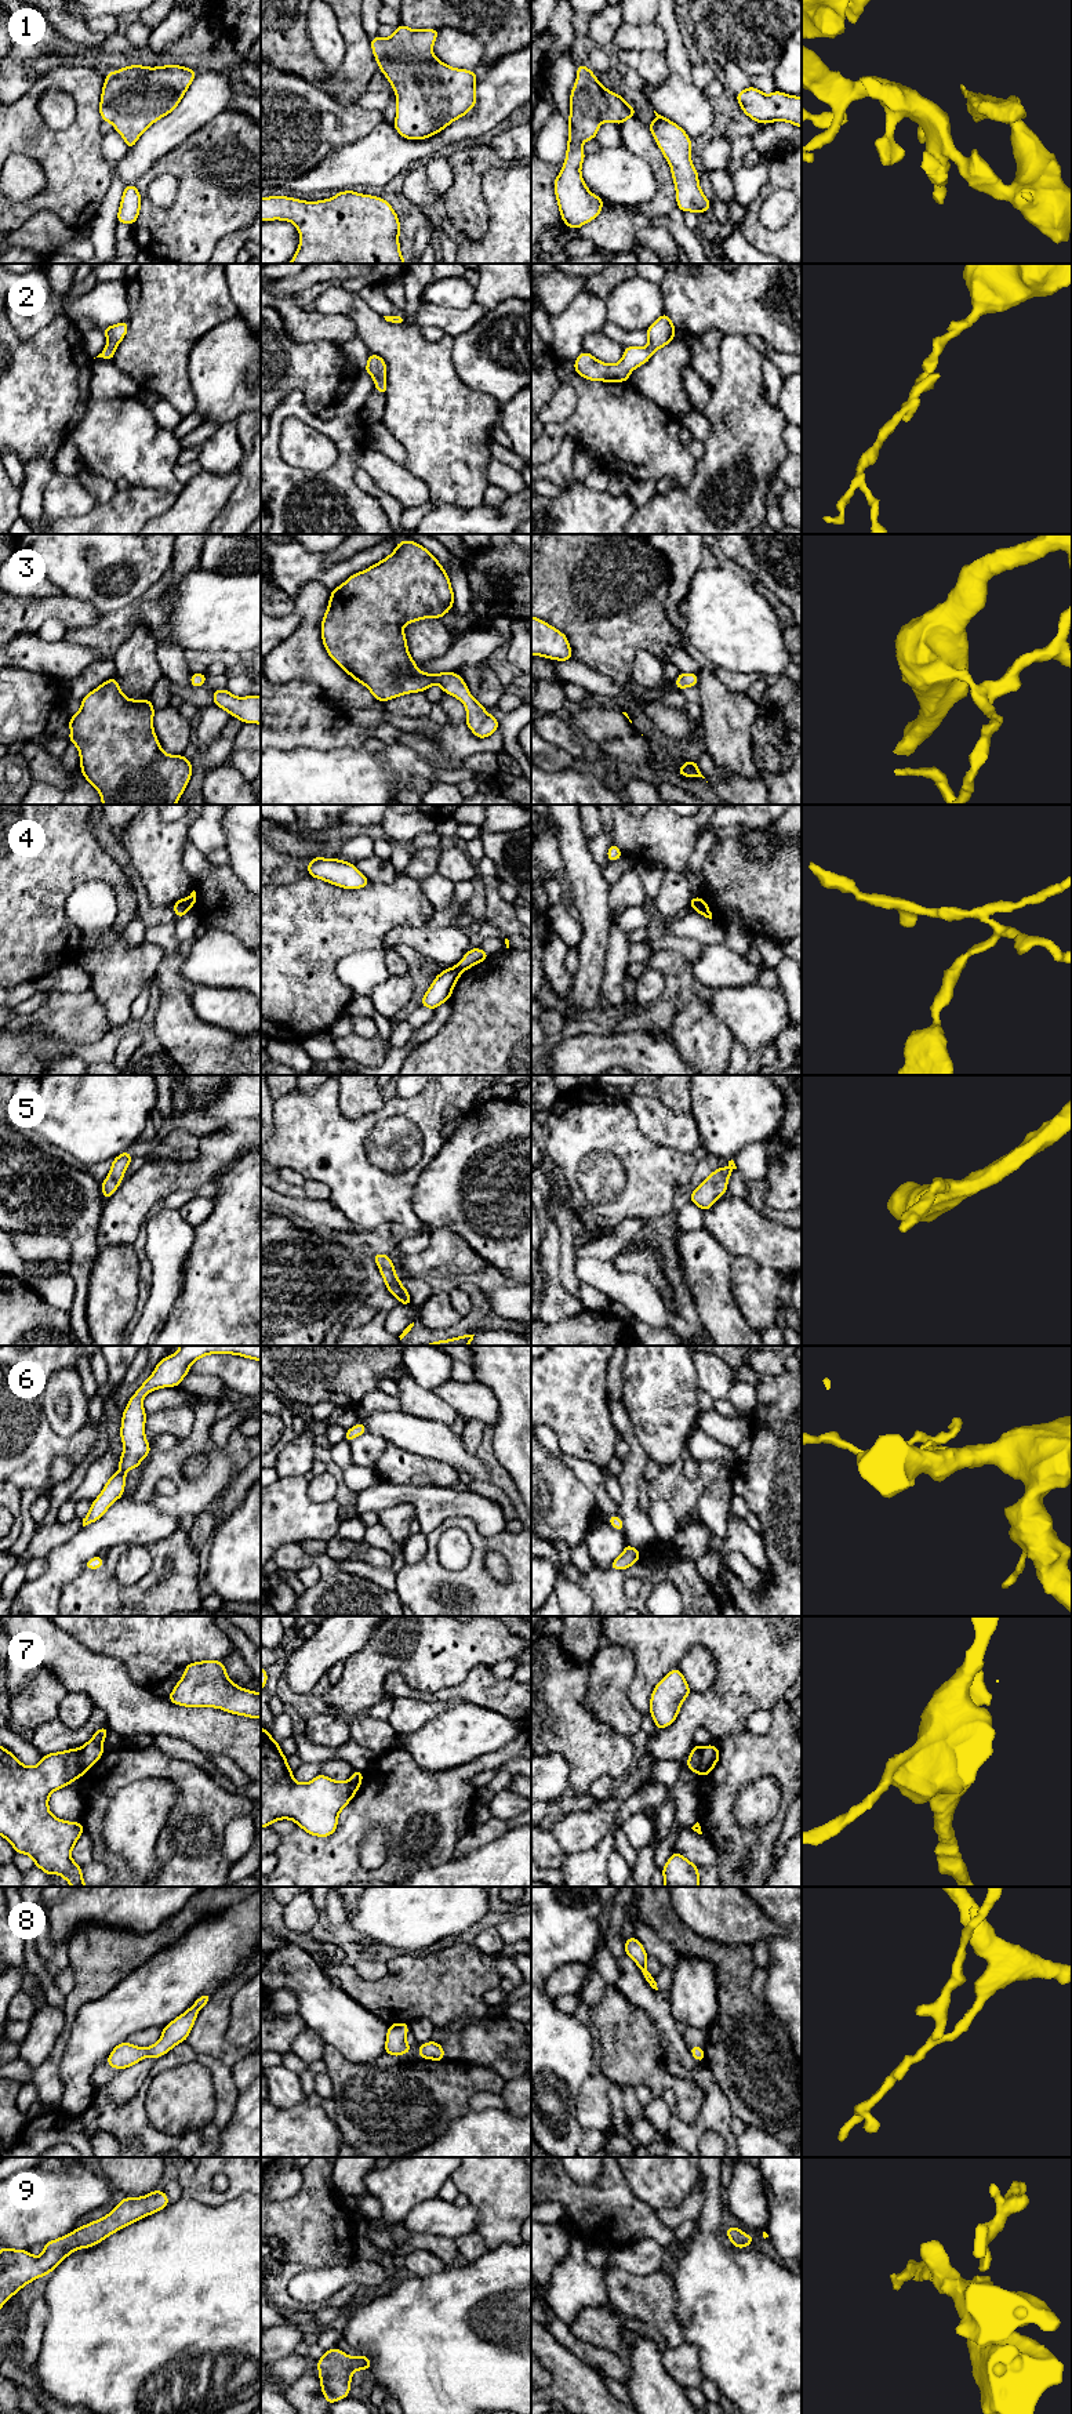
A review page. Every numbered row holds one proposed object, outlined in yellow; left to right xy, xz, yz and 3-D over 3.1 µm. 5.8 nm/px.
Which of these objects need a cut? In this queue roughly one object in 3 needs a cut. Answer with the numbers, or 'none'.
4, 7

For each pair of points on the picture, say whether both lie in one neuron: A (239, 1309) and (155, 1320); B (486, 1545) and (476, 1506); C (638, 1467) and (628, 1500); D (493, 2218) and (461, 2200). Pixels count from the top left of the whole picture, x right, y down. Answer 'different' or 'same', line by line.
A: different
B: different
C: same
D: different

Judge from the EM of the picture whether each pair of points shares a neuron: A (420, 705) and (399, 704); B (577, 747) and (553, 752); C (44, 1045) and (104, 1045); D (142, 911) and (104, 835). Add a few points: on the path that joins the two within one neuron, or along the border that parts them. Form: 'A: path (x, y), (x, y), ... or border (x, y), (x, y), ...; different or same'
A: path (414, 705), (404, 705); same
B: border (545, 739), (562, 747), (574, 759); different
C: path (60, 1048), (88, 1049); same
D: path (140, 892), (134, 877), (119, 855); same

